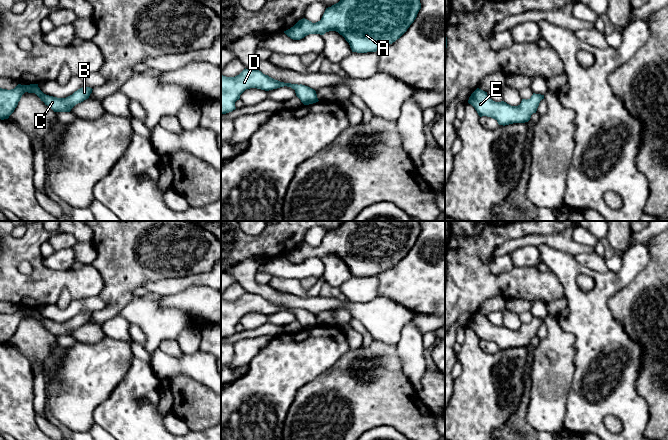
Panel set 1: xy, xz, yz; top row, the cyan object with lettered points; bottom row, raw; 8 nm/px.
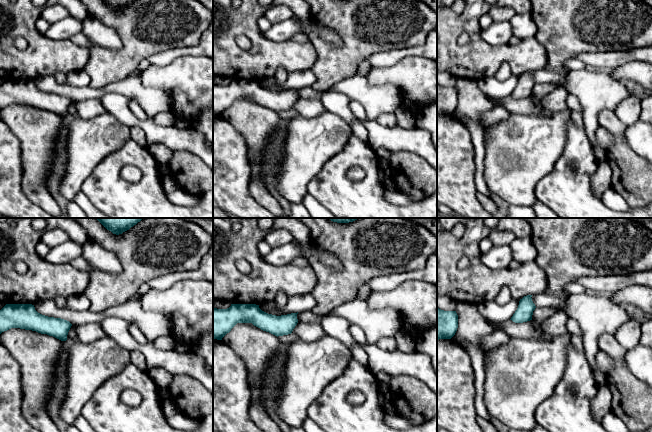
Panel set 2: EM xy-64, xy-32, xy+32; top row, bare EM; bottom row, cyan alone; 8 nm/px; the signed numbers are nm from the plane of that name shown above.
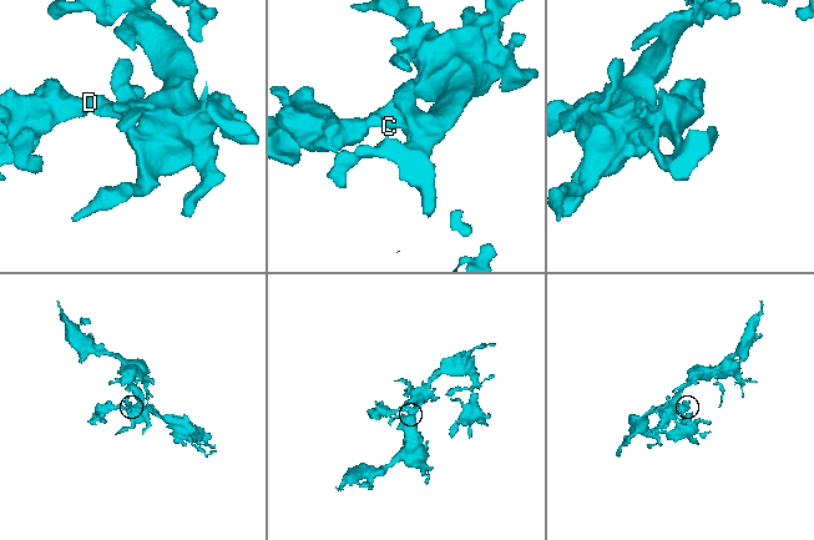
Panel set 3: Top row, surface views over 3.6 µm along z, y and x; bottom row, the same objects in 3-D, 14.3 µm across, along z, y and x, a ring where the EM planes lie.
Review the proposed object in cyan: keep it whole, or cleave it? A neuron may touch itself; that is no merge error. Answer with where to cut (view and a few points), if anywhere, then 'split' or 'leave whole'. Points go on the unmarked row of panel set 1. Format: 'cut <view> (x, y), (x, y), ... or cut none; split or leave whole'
cut none; leave whole

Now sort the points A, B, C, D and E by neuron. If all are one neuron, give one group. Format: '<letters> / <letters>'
A B C D E

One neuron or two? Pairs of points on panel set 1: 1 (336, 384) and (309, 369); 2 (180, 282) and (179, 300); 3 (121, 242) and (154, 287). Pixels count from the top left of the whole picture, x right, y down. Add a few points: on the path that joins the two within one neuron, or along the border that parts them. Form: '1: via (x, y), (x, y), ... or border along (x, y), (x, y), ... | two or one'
1: border along (337, 360), (327, 370), (299, 388) | two
2: border along (204, 285), (190, 285), (176, 293), (158, 296) | two
3: border along (173, 277), (147, 281), (142, 286) | two

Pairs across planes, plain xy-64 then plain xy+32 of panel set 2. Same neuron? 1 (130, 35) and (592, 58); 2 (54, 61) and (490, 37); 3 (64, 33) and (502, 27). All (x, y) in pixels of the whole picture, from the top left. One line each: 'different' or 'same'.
1: different
2: different
3: same

